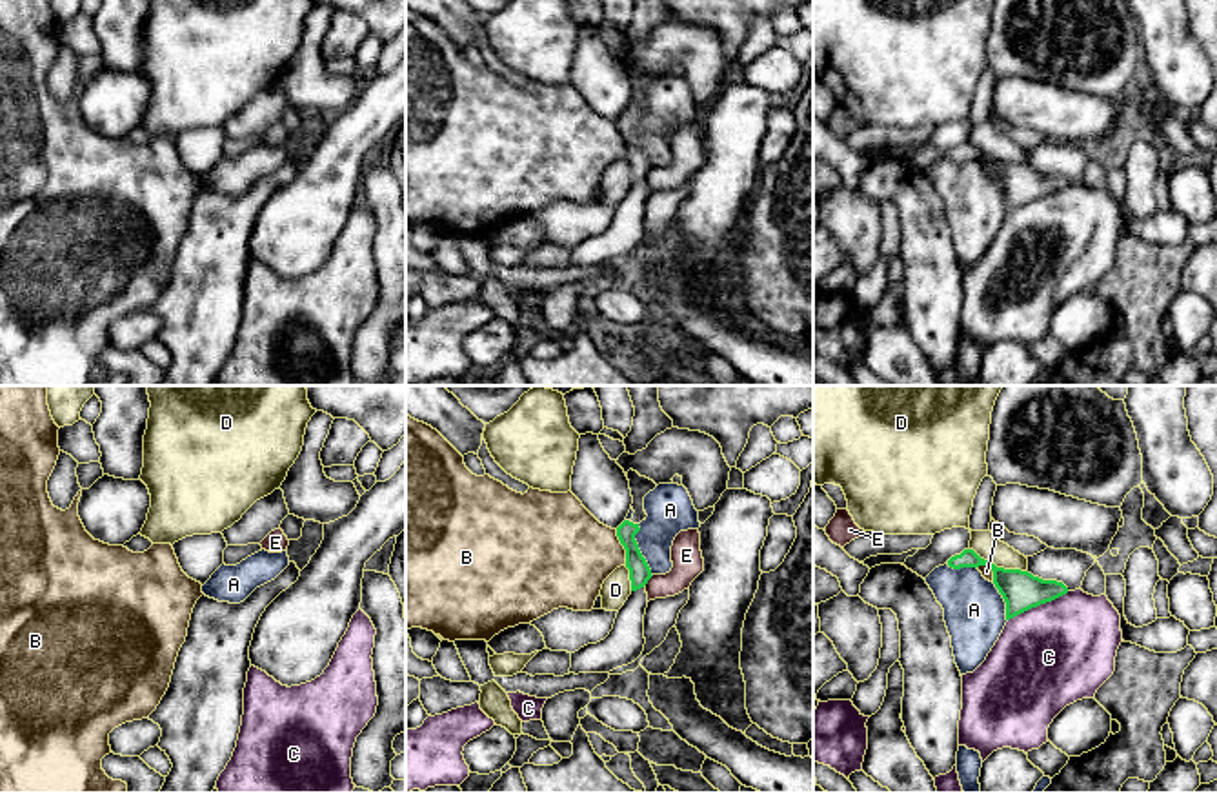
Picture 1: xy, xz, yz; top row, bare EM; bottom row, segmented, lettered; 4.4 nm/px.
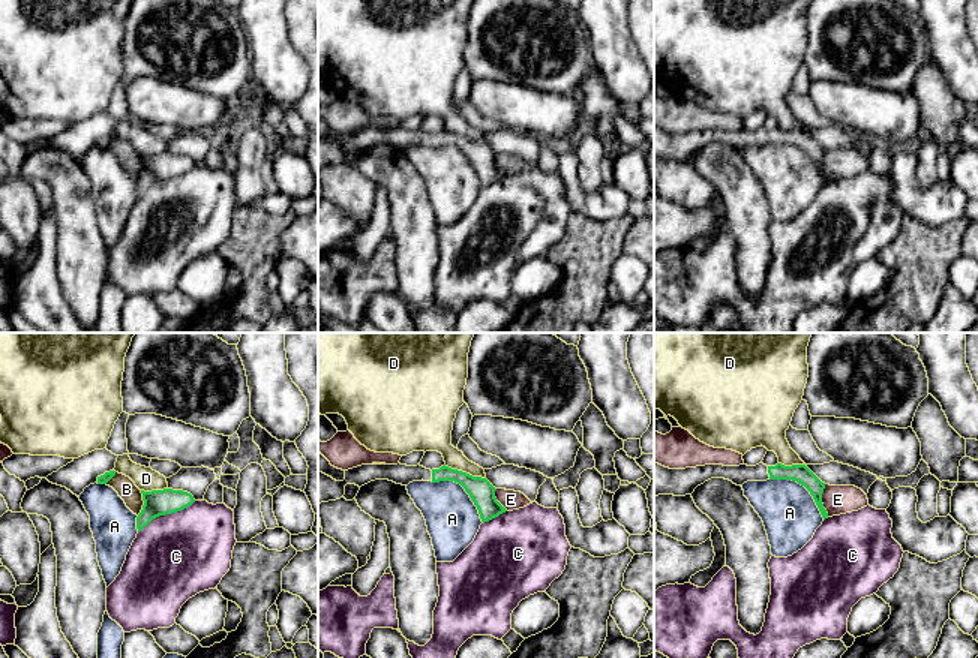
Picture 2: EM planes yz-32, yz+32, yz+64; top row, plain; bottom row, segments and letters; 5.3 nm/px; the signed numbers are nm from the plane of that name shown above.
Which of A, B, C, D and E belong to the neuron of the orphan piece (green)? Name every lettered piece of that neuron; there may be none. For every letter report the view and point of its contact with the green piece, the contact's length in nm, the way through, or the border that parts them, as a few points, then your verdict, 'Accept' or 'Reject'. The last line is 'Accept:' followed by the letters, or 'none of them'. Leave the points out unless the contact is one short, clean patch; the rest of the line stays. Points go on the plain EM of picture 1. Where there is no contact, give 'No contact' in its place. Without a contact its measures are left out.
A: Touches green at xz (639, 142). Shared border 240 nm. Reject
B: Touches green at xz (624, 140). Shared border 170 nm. Reject
C: Touches green at yz (1037, 197). Shared border 300 nm. Reject
D: Touches green at yz (999, 160). Shared border 280 nm. Reject
E: Touches green at xz (648, 171). Shared border 60 nm. Reject
Accept: none of them

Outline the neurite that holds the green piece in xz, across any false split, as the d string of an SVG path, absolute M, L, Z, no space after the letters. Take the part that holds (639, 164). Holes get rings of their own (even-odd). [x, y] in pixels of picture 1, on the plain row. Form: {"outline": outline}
{"outline": "M628 64L629 82L633 89L633 111L624 113L617 120L617 129L620 136L626 142L626 160L629 162L629 173L631 173L631 184L637 184L648 176L648 173L653 169L651 162L642 149L639 136L635 133L635 127L640 124L639 116L646 113L644 104L644 89L657 80L657 76L646 69L640 69L637 64Z"}

